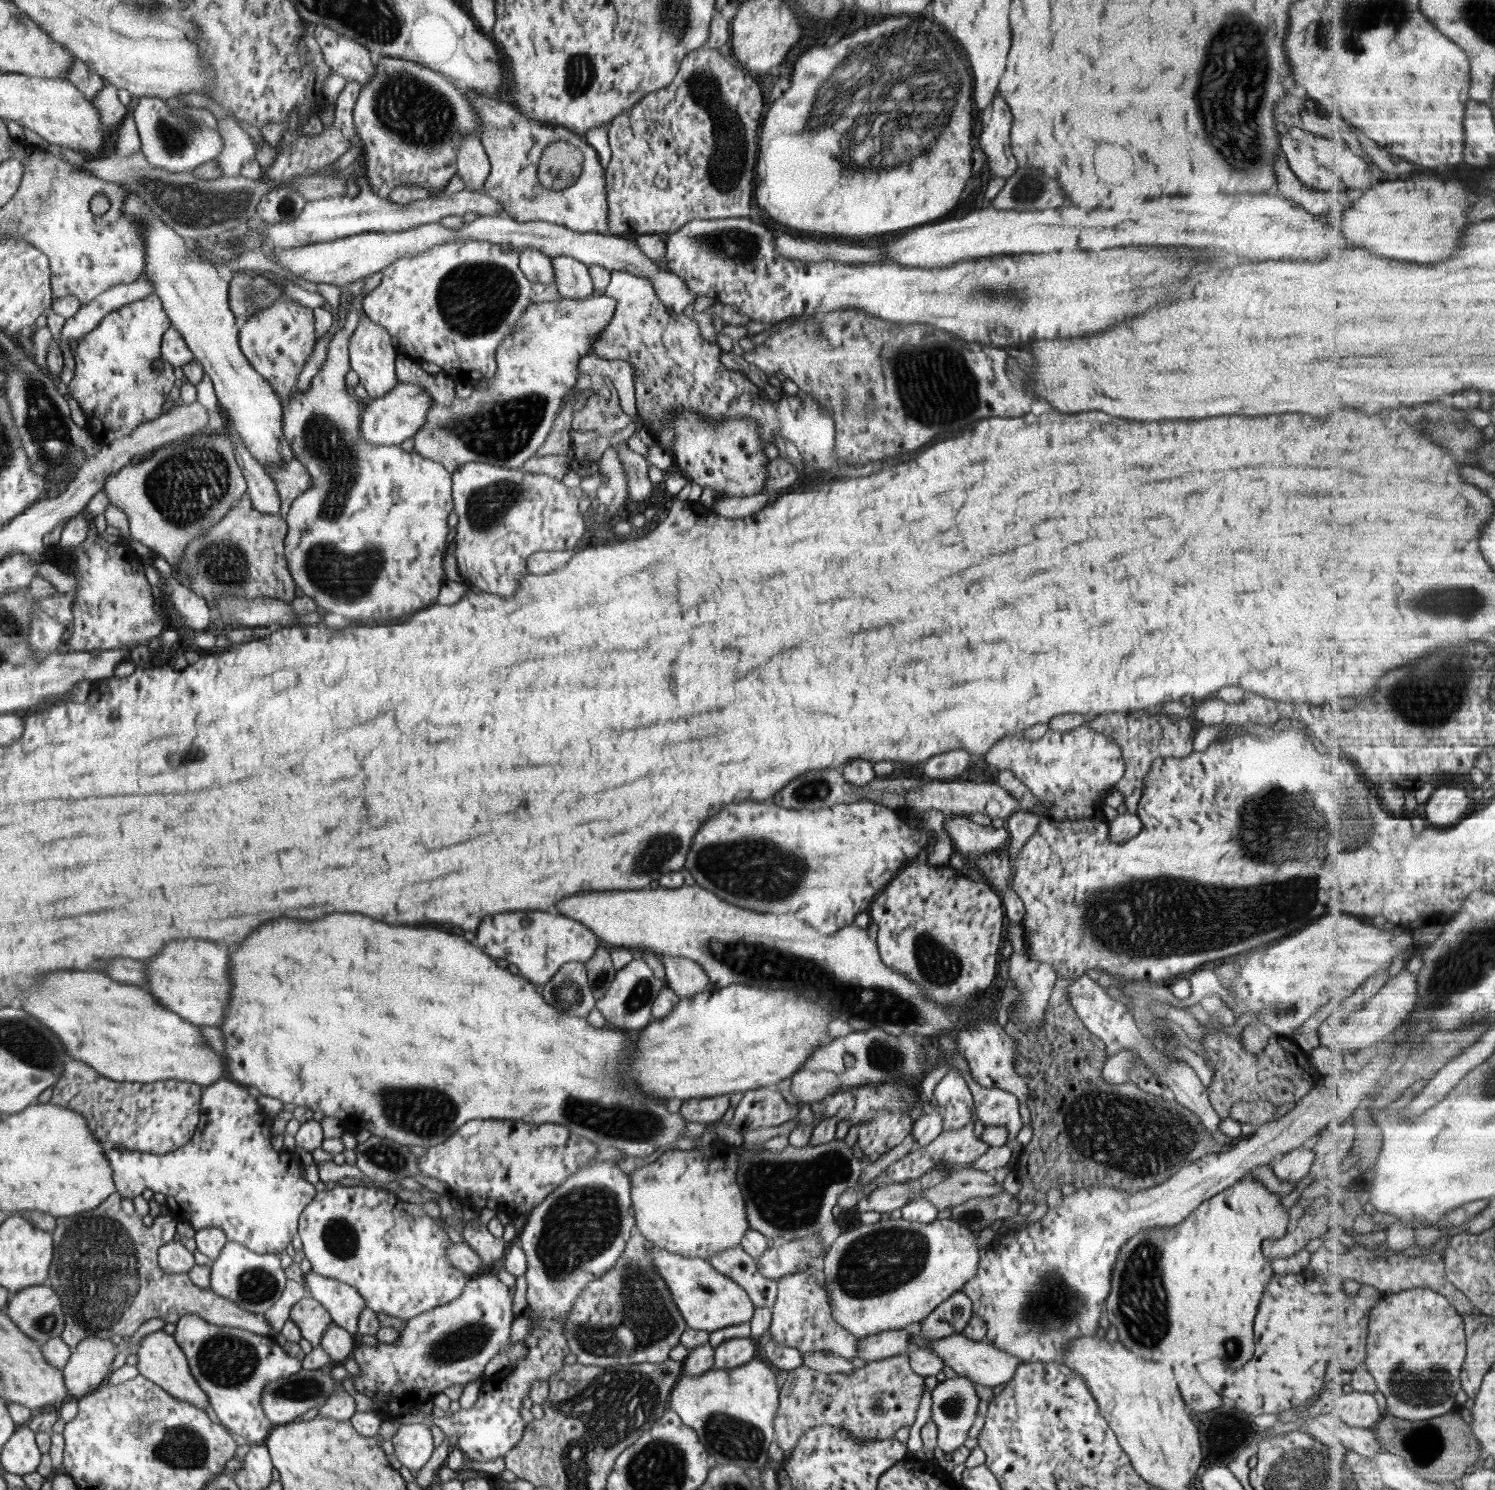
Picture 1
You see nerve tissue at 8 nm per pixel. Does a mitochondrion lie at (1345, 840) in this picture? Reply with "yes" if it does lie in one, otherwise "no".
yes

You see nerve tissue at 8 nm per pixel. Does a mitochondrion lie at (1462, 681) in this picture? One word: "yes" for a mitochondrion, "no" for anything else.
no

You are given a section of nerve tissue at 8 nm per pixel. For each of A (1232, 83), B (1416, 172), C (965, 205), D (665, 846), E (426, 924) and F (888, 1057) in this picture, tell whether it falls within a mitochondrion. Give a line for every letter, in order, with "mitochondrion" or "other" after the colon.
A: mitochondrion
B: other
C: other
D: mitochondrion
E: other
F: mitochondrion

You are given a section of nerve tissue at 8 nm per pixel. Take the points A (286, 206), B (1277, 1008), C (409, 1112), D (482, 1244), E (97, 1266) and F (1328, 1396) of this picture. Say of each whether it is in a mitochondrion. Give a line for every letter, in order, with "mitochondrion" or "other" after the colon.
A: mitochondrion
B: mitochondrion
C: mitochondrion
D: other
E: mitochondrion
F: other

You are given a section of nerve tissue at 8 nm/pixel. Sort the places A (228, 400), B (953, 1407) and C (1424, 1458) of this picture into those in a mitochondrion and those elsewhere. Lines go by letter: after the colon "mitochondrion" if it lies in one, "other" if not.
A: other
B: mitochondrion
C: mitochondrion

